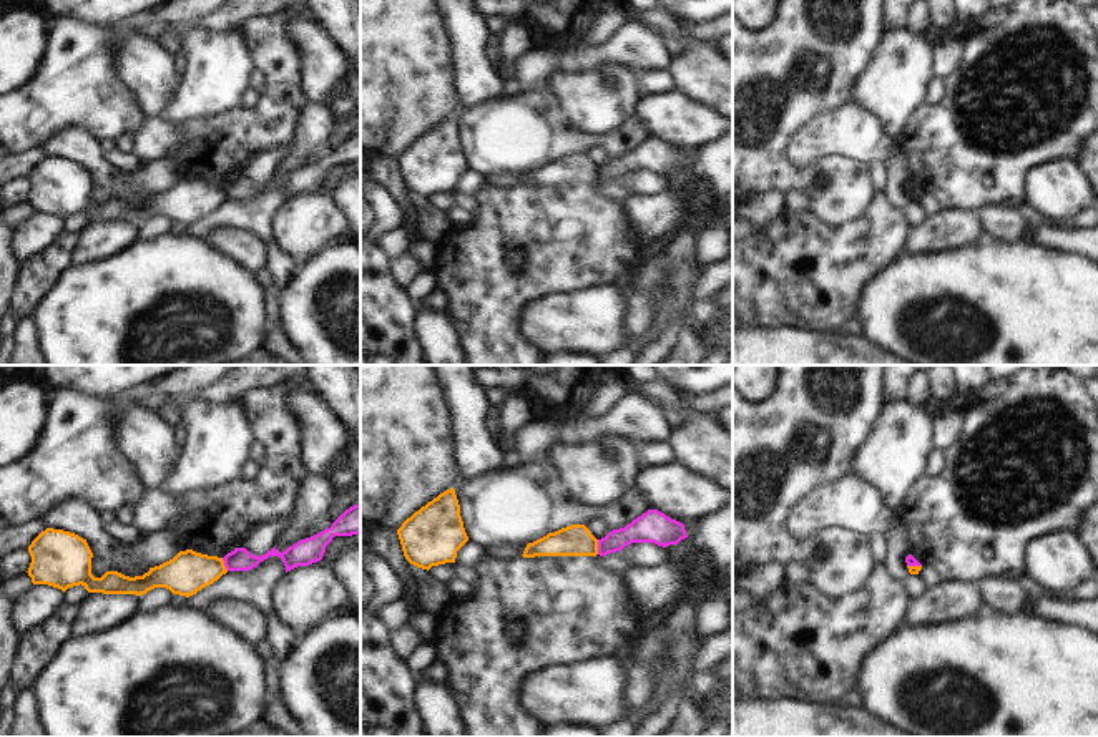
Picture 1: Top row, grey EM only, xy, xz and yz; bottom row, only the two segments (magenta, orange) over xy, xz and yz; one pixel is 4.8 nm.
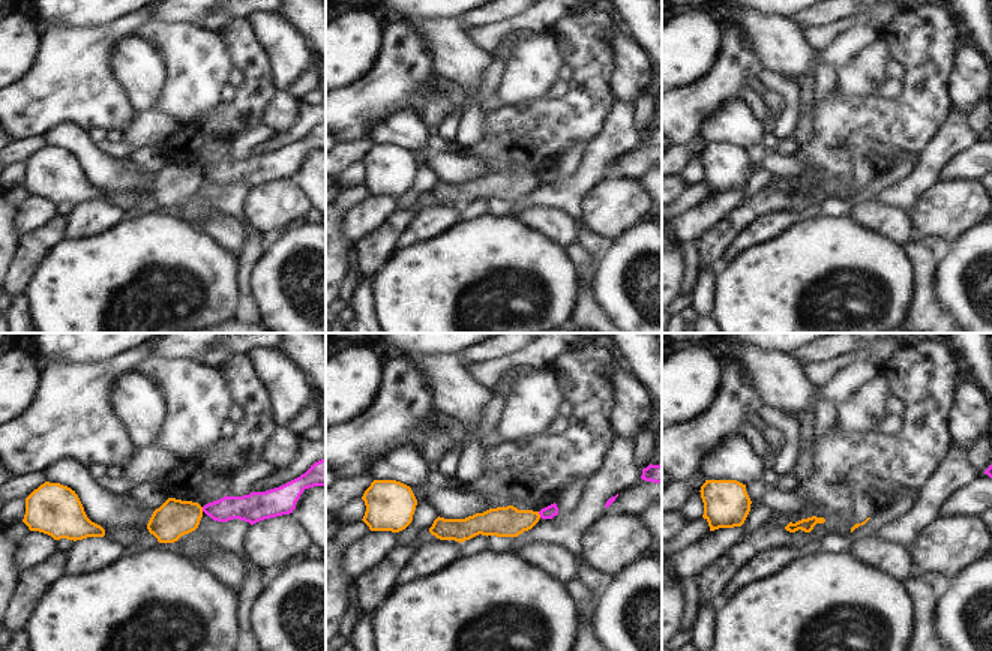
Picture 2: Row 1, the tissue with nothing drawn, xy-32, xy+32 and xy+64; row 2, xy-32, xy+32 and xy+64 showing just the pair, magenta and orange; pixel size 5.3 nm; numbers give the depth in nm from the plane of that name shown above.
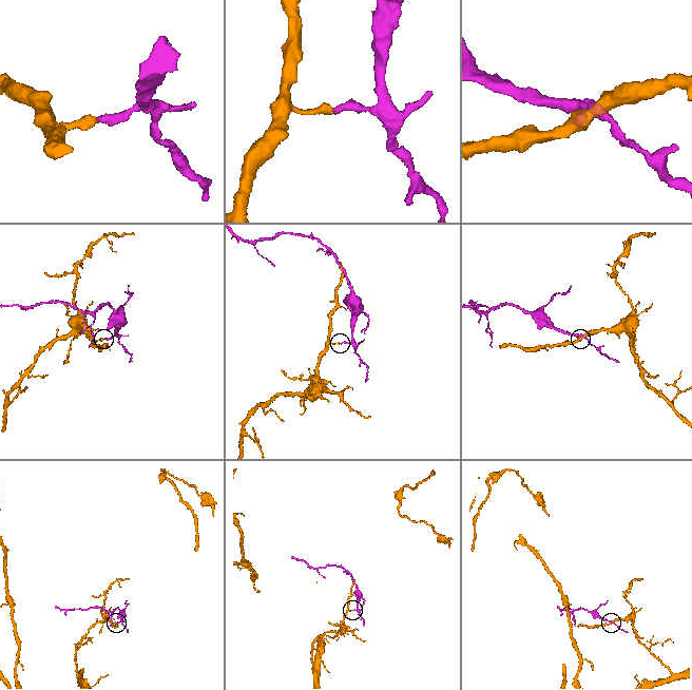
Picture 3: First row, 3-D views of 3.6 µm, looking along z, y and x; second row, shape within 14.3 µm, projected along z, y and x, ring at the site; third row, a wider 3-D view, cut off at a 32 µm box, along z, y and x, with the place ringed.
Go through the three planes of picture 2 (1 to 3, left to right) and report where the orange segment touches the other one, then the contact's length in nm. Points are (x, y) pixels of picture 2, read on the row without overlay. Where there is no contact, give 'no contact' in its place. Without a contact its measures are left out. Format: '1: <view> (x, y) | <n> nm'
1: xy-32 (203, 173) | 30 nm
2: xy+32 (539, 177) | 40 nm
3: no contact

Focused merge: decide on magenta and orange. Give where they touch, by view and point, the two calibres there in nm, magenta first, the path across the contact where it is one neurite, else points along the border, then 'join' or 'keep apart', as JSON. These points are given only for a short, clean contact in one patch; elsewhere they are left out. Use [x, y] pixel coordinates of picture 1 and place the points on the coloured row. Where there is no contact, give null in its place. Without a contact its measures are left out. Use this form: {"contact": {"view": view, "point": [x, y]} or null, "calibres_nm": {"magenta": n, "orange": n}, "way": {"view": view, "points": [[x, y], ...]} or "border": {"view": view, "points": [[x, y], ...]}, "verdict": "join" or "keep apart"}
{"contact": {"view": "xz", "point": [598, 546]}, "calibres_nm": {"magenta": 140, "orange": 150}, "border": {"view": "xz", "points": [[597, 540], [598, 553]]}, "verdict": "keep apart"}

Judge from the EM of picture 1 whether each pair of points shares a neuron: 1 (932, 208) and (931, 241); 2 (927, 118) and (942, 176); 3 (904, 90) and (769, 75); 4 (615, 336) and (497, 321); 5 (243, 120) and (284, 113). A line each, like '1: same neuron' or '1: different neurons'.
1: different neurons
2: same neuron
3: different neurons
4: different neurons
5: same neuron

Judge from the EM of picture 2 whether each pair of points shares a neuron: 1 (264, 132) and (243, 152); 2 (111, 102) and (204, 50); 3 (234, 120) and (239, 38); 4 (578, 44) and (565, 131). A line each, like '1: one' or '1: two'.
1: one
2: two
3: one
4: one

